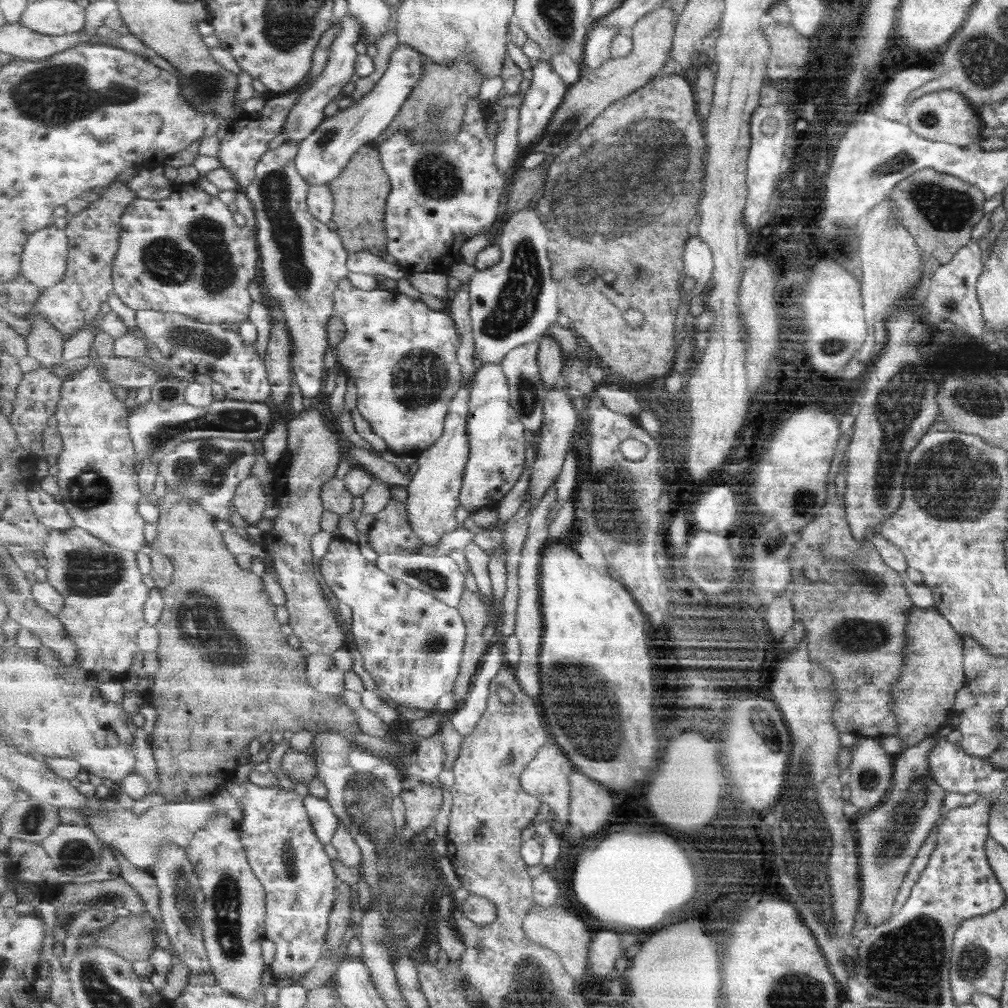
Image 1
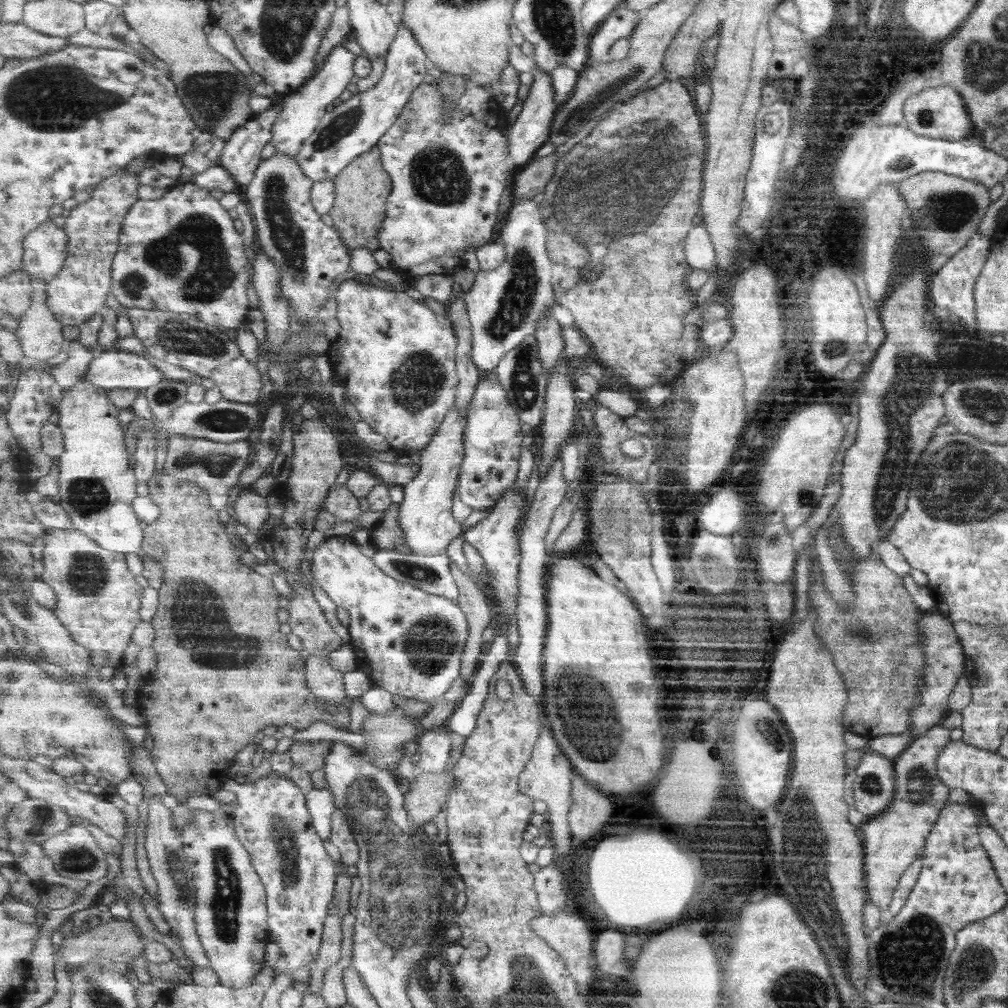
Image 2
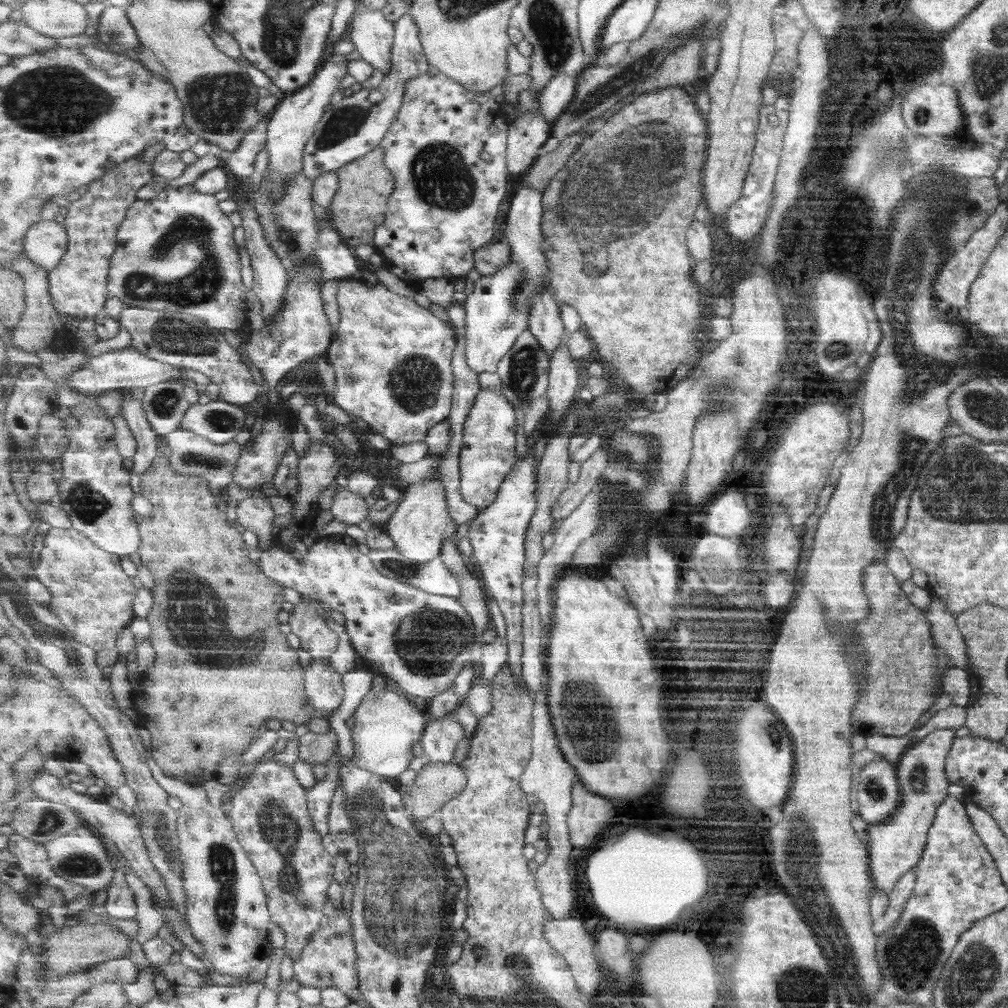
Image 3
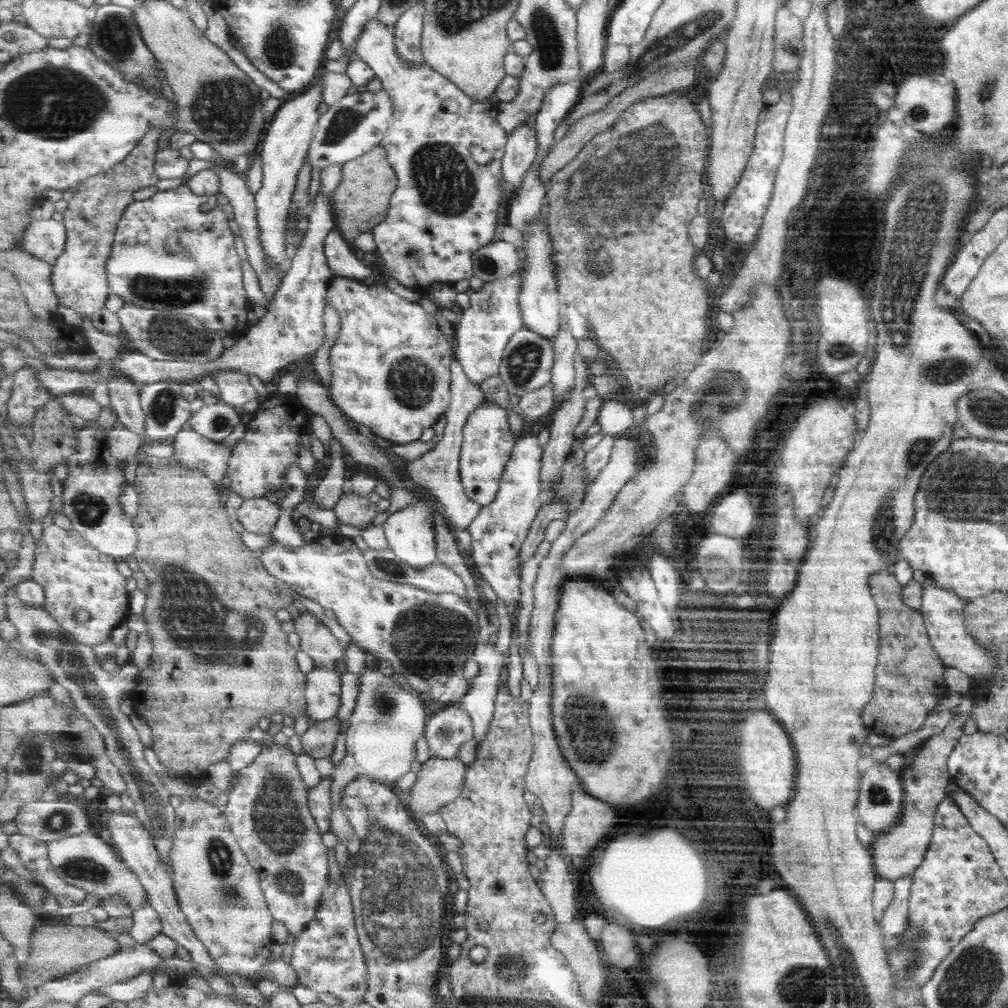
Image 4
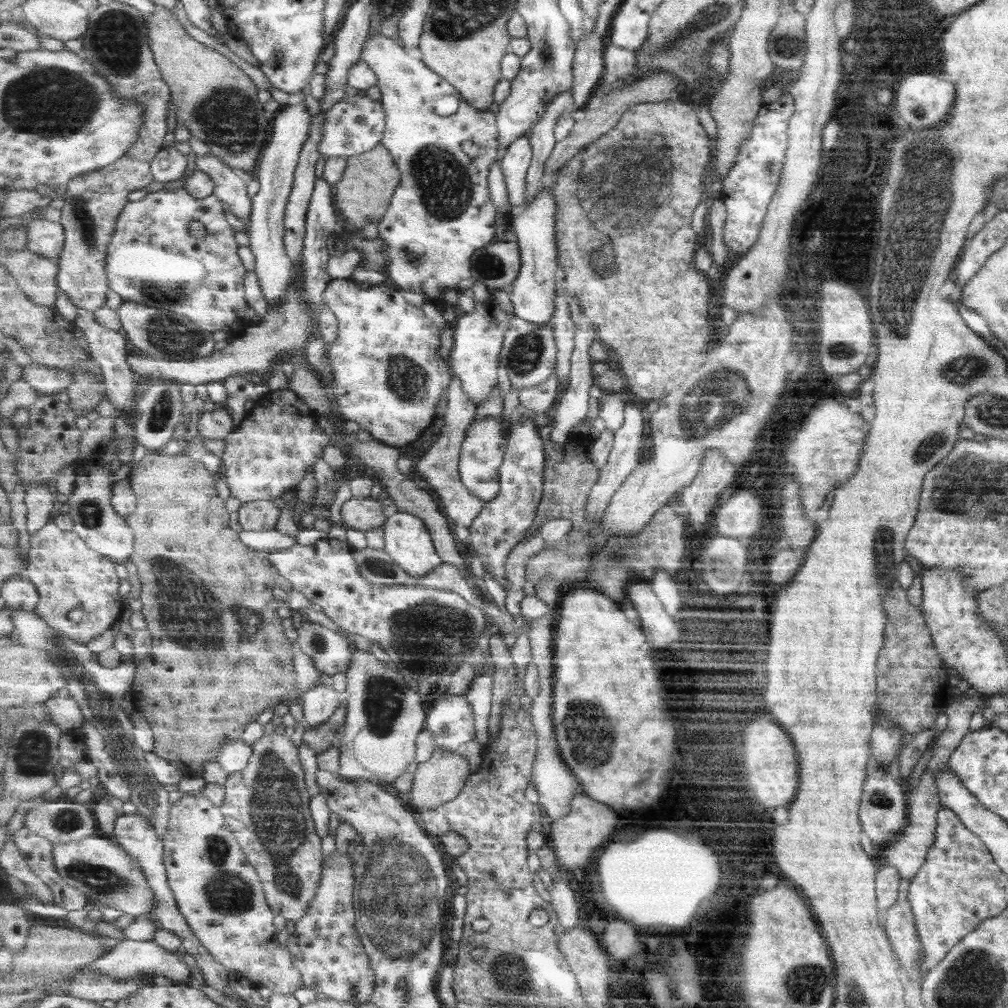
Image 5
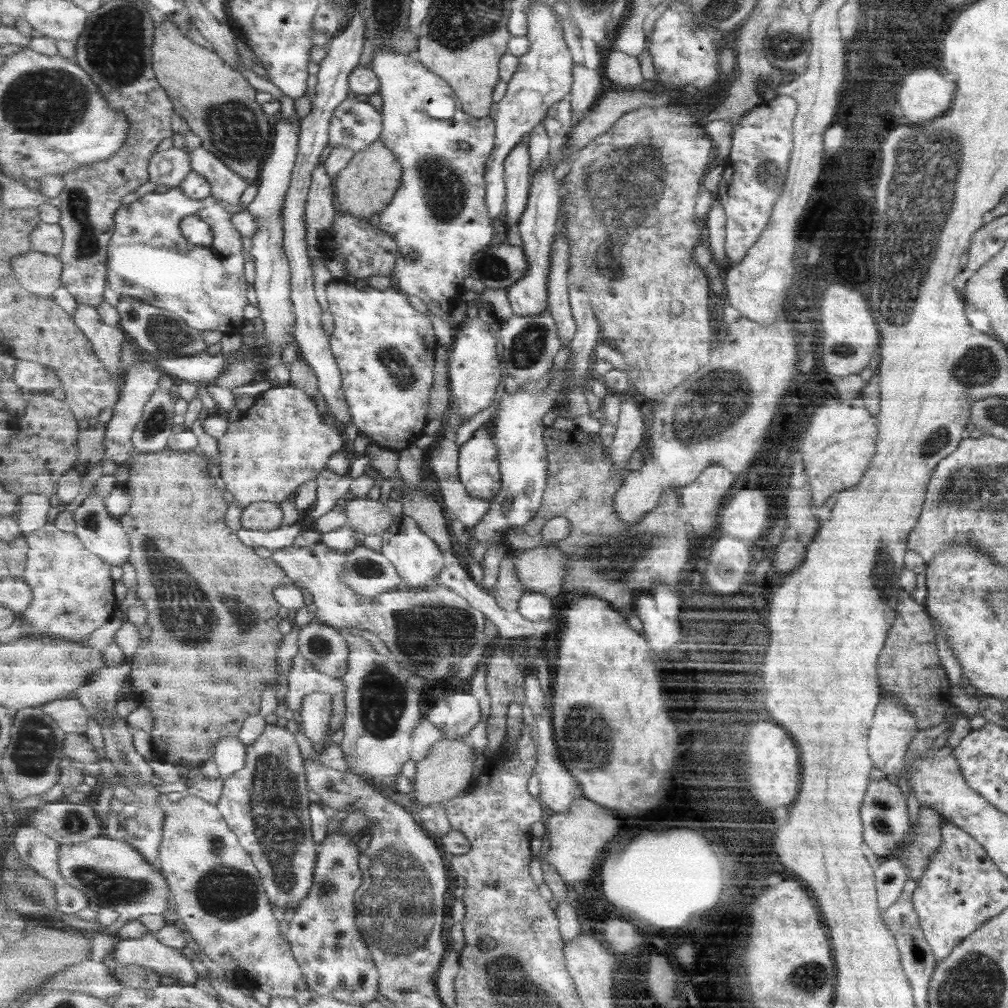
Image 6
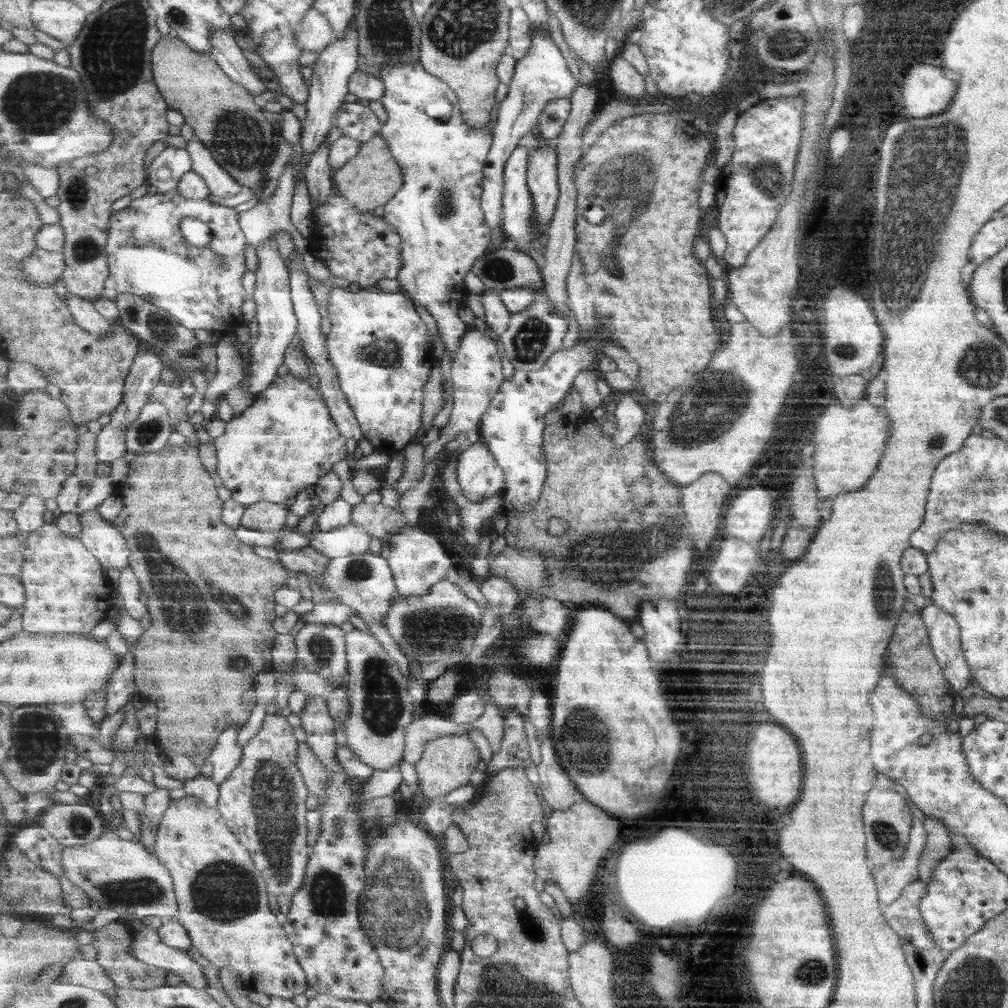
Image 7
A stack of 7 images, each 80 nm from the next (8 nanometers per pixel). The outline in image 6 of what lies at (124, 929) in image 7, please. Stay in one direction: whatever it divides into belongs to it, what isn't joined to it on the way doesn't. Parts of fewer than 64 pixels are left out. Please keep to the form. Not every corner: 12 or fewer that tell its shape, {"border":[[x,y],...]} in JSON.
{"border":[[122,938],[103,960],[110,973],[129,988],[157,988],[161,974],[124,964],[117,954]]}

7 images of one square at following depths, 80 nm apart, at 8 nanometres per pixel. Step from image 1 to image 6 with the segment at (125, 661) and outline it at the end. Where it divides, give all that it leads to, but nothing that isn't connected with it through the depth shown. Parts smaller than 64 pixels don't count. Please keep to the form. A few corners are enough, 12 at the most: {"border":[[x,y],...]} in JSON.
{"border":[[55,523],[26,534],[37,632],[85,643],[118,608],[112,564]]}

